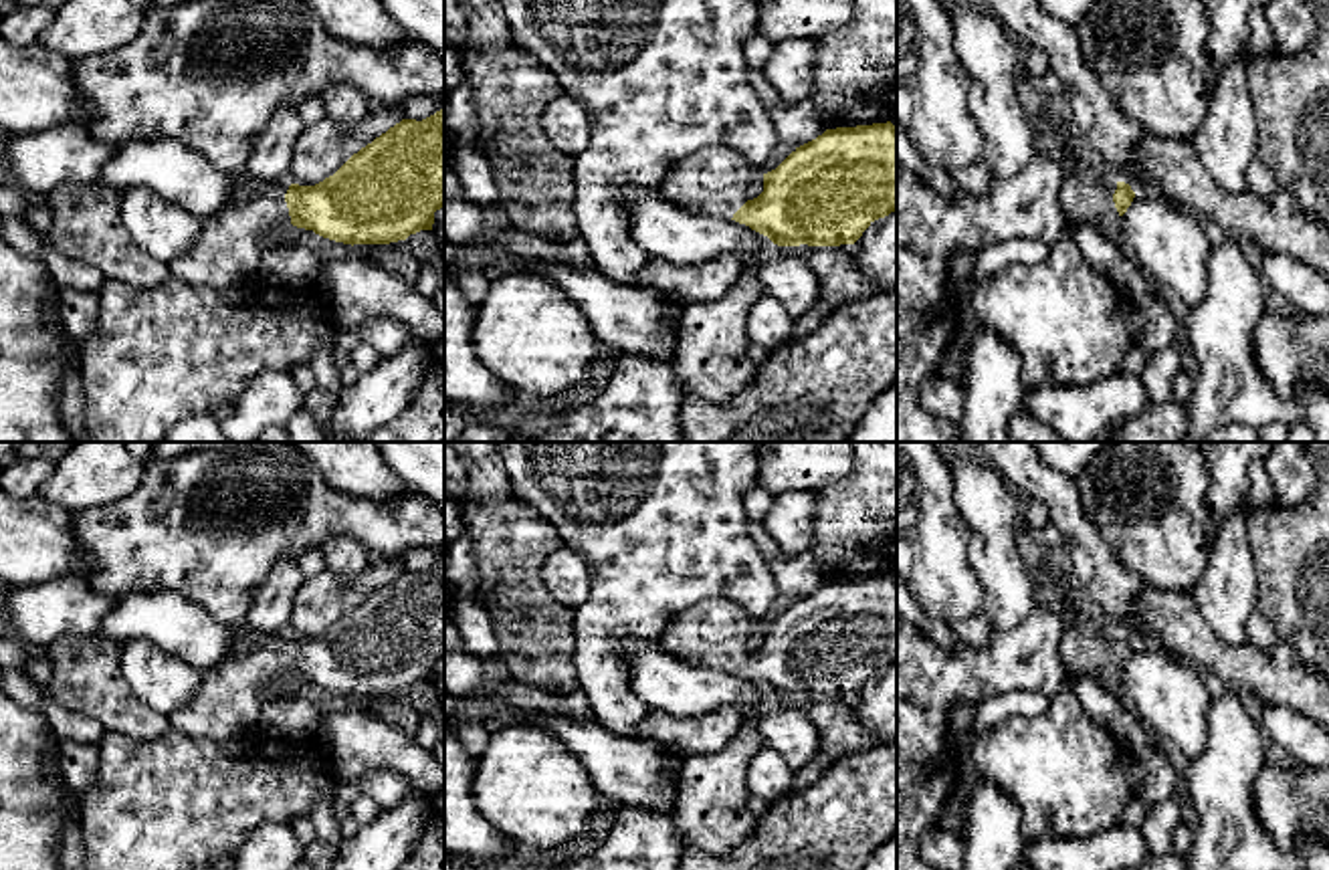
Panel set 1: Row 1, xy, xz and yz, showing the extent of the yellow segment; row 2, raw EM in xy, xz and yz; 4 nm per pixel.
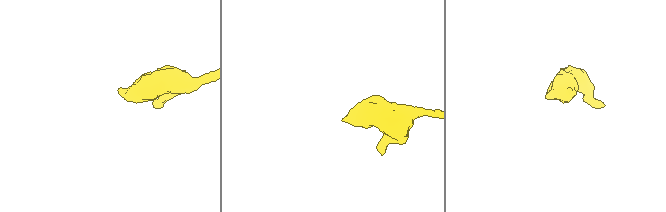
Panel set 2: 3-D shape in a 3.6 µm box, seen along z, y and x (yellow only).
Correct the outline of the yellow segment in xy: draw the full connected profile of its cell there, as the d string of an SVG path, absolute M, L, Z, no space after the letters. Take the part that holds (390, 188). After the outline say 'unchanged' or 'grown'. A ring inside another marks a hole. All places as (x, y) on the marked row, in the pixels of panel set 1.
M444 109L422 121L402 119L315 186L265 184L246 168L234 176L244 198L202 222L196 244L168 264L174 279L208 289L250 285L259 277L265 238L291 224L351 246L390 244L432 230L434 212L444 206Z | grown

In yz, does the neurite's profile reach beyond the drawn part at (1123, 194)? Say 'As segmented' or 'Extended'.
Extended

